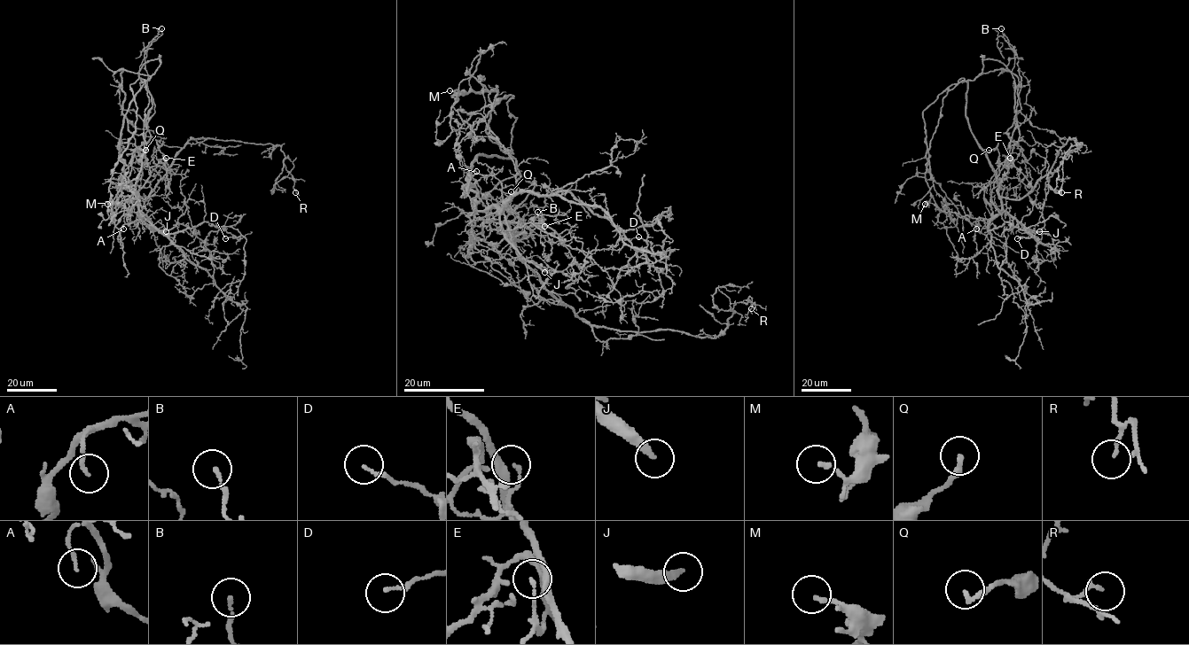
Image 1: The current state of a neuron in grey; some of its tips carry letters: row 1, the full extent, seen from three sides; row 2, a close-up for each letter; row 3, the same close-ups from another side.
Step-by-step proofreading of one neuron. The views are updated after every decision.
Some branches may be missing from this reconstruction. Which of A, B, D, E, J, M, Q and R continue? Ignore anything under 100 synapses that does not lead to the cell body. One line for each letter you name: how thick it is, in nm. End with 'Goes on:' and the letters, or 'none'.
J: calibre 280 nm
Goes on: J

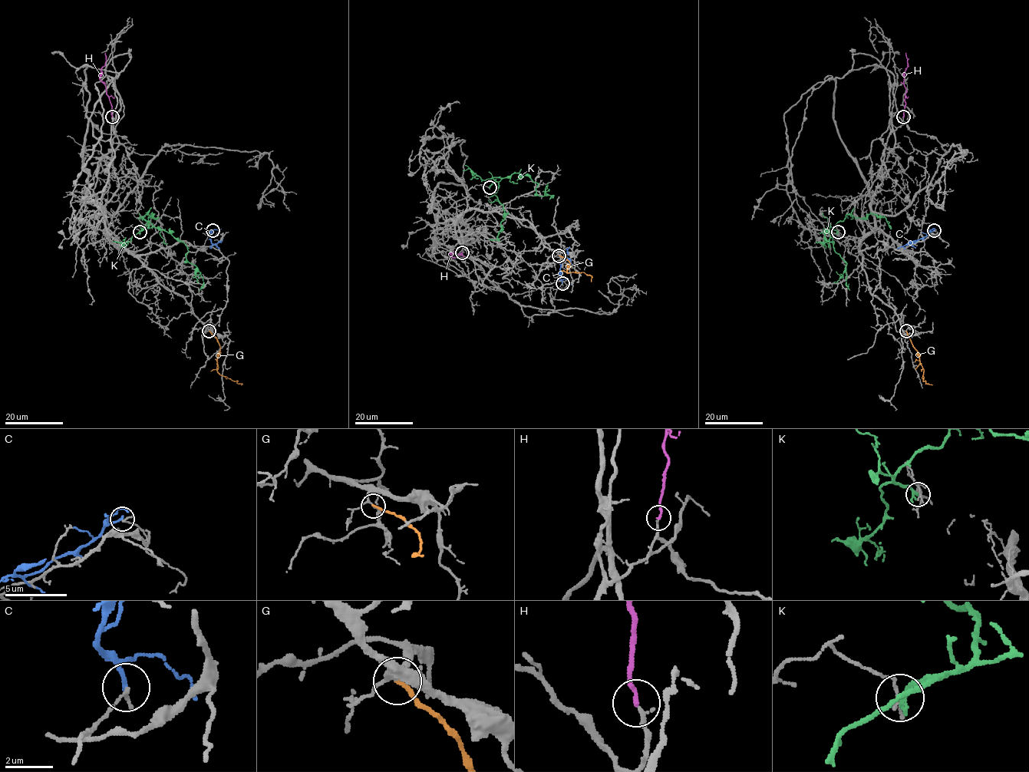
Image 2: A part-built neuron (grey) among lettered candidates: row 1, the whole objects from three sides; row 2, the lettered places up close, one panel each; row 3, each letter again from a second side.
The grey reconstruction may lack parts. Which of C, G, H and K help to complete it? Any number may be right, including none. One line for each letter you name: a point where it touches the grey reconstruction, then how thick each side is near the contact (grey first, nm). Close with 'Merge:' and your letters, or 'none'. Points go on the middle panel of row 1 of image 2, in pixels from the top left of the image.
H: (462, 252) | 170/180 nm
Merge: H

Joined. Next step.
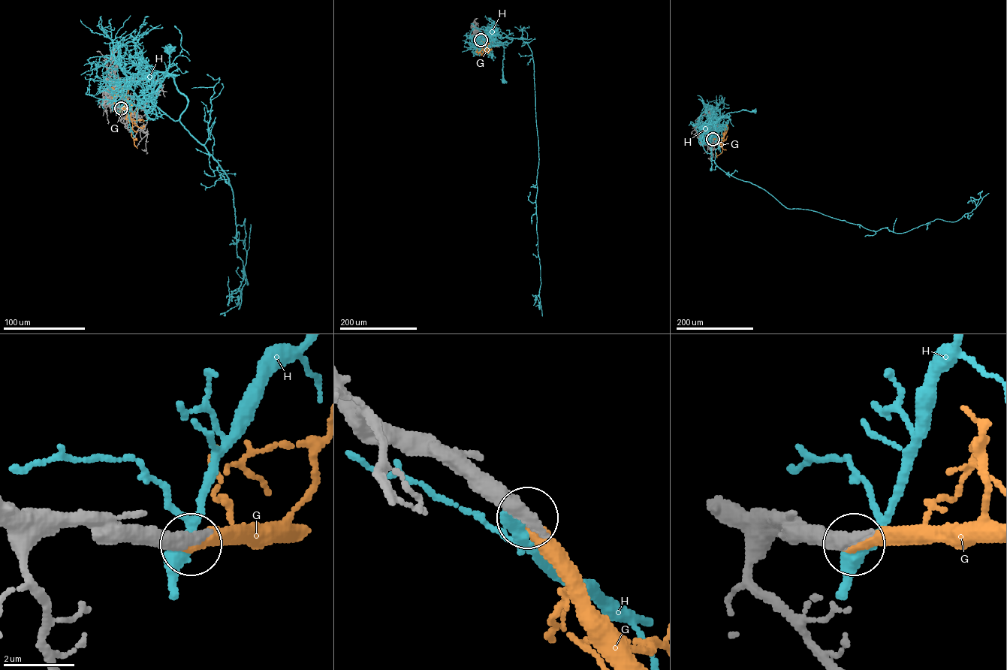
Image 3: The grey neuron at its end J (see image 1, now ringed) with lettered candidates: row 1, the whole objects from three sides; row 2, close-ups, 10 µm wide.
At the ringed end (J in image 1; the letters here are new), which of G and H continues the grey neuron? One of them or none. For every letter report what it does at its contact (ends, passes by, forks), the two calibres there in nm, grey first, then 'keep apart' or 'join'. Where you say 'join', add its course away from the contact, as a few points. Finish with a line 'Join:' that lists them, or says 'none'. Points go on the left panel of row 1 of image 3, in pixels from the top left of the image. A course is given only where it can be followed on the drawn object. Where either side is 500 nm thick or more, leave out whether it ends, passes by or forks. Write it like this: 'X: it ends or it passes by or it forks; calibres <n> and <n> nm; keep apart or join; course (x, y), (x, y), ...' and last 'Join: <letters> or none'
G: it ends; calibres 480 and 460 nm; join; course (121, 108), (130, 111), (132, 125), (131, 136), (135, 146), (134, 140), (137, 140), (133, 137)
H: calibres 550 and 400 nm; keep apart
Join: G

